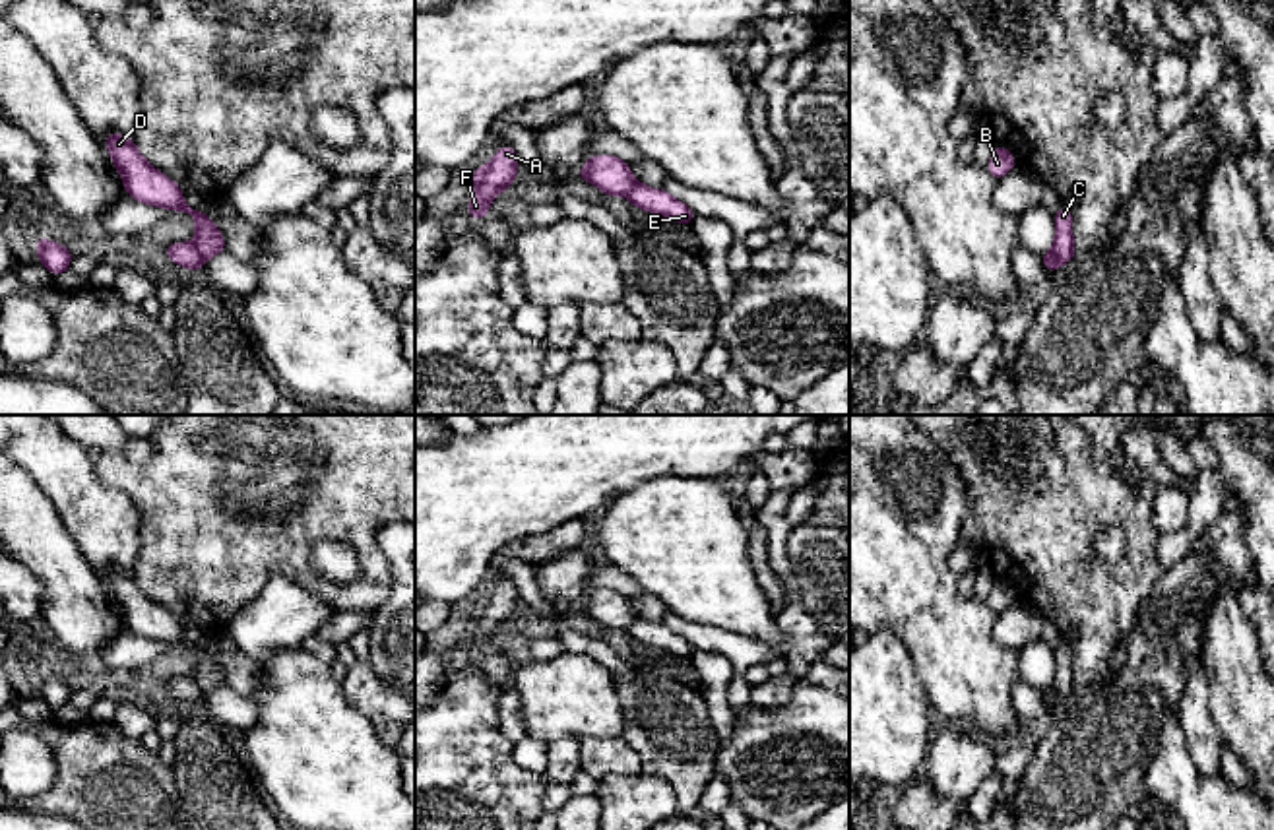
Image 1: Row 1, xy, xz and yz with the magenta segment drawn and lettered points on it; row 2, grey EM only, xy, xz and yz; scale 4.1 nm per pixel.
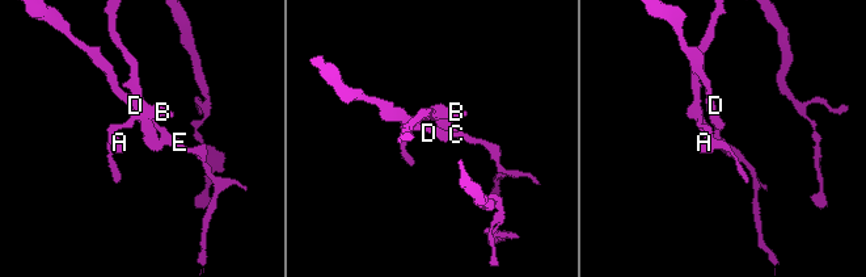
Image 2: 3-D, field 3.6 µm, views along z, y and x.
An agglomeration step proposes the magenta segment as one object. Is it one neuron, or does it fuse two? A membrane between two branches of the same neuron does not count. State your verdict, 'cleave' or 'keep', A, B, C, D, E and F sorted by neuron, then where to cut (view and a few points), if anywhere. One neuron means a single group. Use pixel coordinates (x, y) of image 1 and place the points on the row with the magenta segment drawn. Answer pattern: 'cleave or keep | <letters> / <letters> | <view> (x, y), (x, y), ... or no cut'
cleave | A B F / C D E | xy (191, 243), (204, 260)

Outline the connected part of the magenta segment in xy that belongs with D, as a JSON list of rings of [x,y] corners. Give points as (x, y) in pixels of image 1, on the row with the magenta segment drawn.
[[[111,132],[105,138],[105,145],[124,178],[124,192],[138,202],[186,211],[196,221],[196,237],[192,244],[198,248],[204,262],[213,254],[227,250],[221,231],[200,209],[190,208],[176,182],[167,178],[161,171],[151,167],[138,151],[136,142],[122,134]]]

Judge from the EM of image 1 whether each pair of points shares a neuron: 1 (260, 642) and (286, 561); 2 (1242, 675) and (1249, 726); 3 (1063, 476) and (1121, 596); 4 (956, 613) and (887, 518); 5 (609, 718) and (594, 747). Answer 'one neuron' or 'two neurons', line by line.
1: two neurons
2: one neuron
3: one neuron
4: one neuron
5: two neurons

